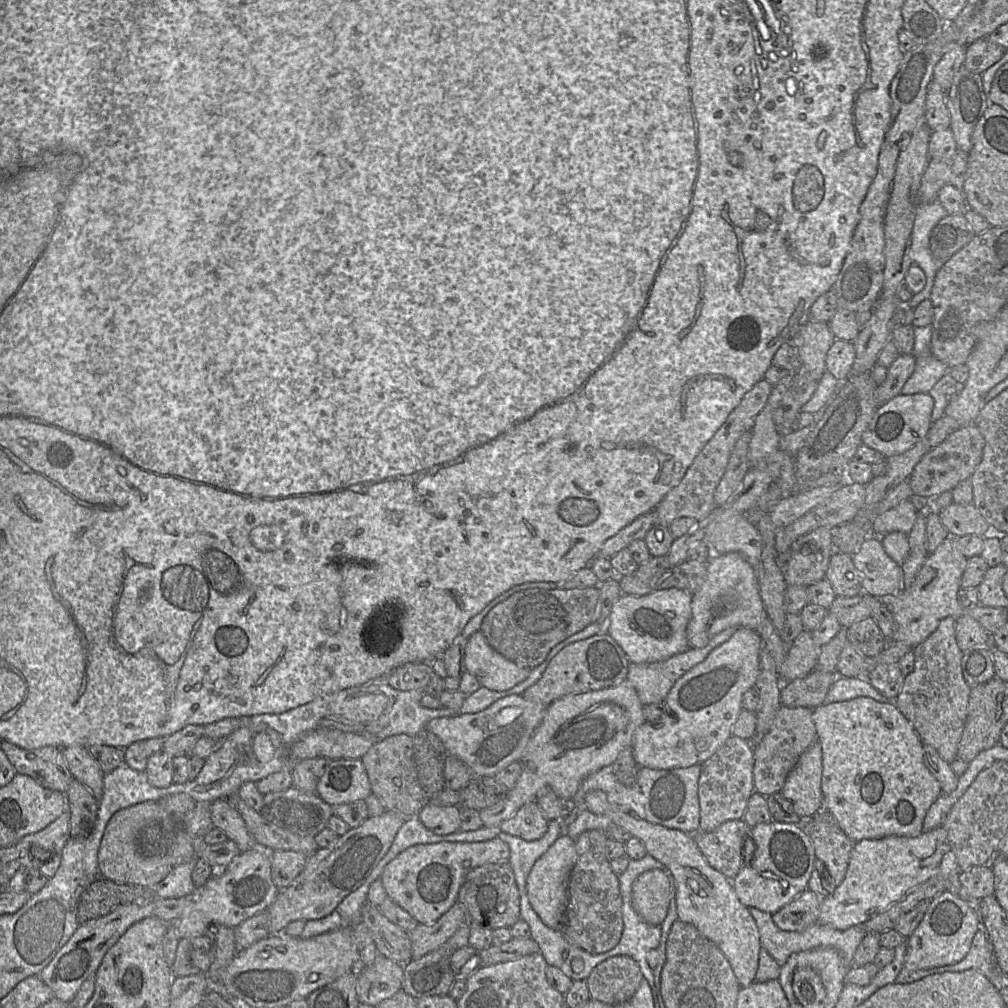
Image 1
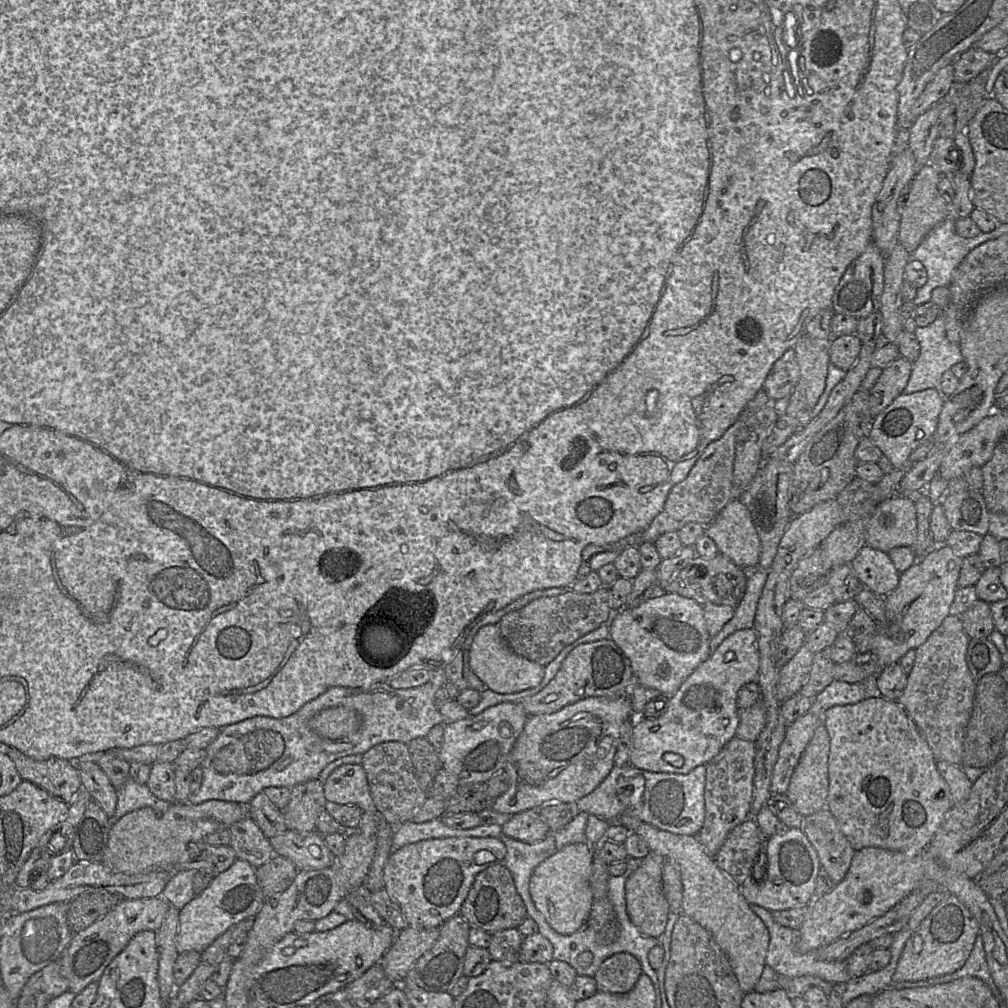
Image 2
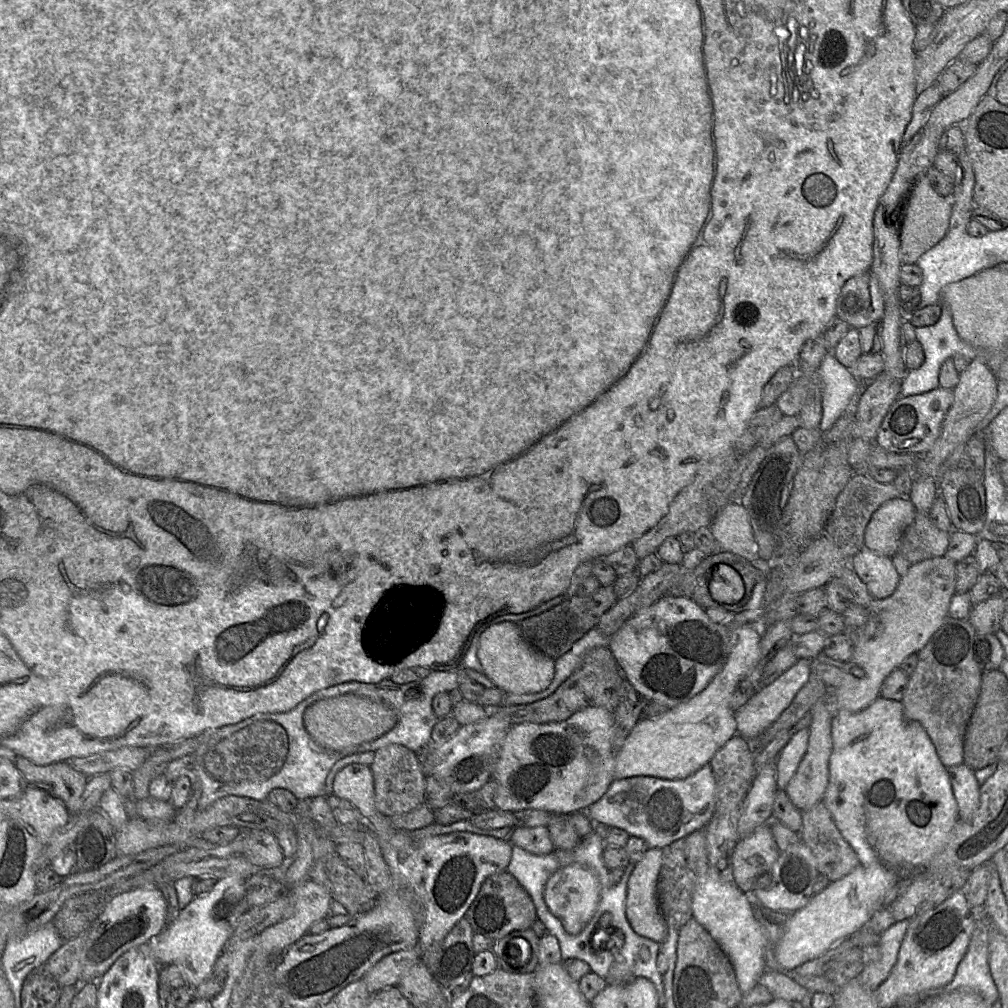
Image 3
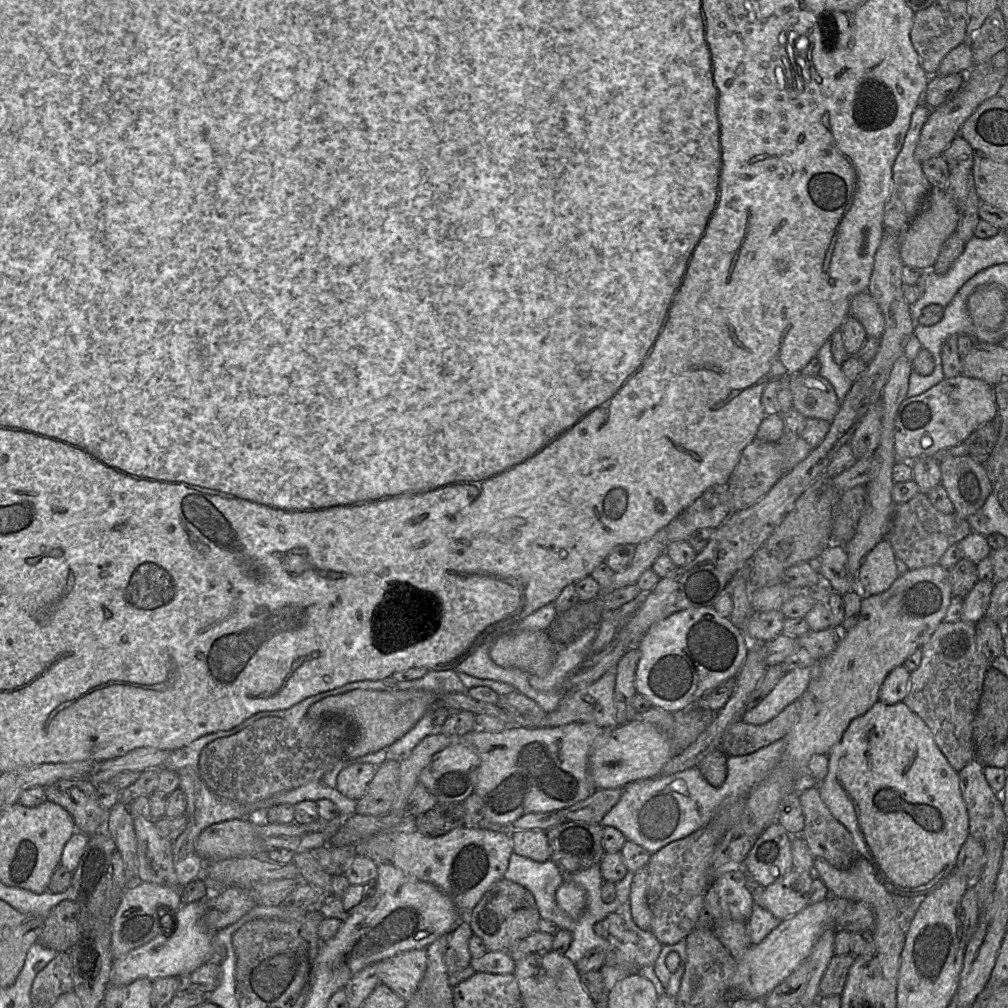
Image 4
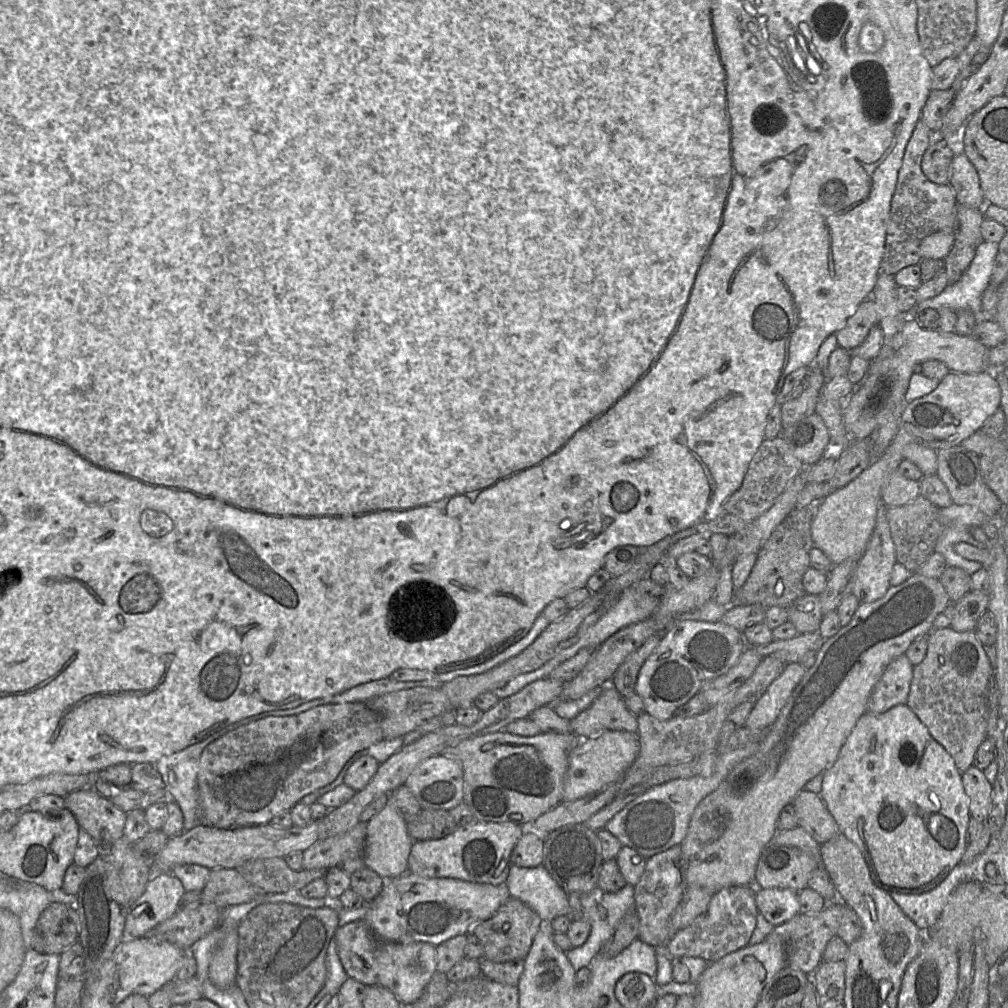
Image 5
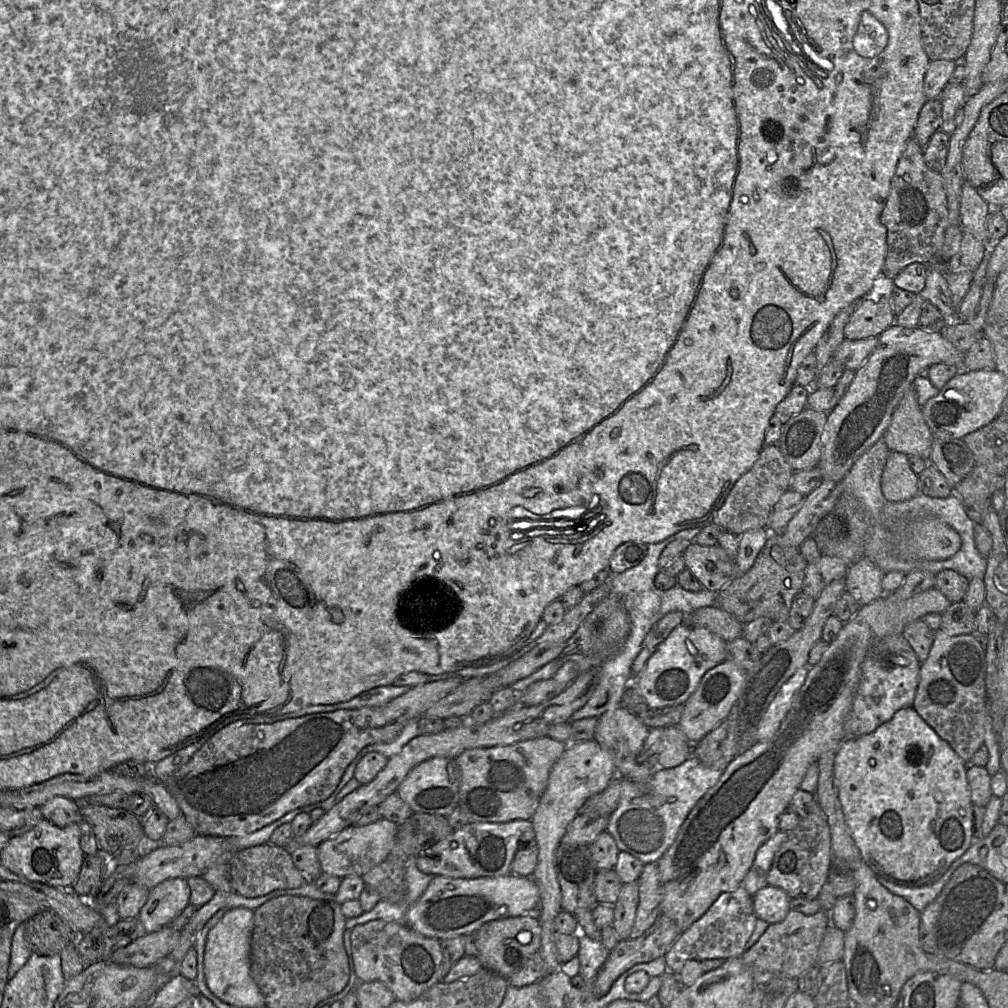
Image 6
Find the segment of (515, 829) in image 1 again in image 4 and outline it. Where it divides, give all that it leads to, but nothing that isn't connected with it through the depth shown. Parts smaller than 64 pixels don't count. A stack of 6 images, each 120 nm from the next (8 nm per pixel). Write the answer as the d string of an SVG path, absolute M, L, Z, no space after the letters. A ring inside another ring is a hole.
M511 830L513 852L537 862L550 859L550 846L544 830Z

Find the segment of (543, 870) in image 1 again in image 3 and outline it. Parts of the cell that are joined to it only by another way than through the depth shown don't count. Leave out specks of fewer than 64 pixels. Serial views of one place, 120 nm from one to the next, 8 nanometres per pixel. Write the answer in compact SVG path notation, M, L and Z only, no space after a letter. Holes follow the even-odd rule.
M572 863L557 869L547 880L544 900L551 913L559 919L565 931L571 935L580 933L594 915L599 899L601 884L589 868Z

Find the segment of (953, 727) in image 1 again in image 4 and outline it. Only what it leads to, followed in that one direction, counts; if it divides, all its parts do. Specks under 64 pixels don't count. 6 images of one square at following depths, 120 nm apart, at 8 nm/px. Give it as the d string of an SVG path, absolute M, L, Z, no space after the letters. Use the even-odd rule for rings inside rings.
M962 620L942 621L921 649L921 662L910 673L910 685L903 702L926 723L941 752L950 765L959 772L975 758L972 725L982 694L985 673L990 663L977 647L975 624Z

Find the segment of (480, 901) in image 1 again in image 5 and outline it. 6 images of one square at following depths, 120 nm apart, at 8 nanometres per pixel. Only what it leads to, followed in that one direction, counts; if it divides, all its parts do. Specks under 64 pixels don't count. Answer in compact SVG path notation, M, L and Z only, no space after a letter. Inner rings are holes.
M510 897L489 919L475 924L470 932L479 939L487 960L496 963L523 959L532 946L534 937L539 931L542 919L528 905L519 899Z

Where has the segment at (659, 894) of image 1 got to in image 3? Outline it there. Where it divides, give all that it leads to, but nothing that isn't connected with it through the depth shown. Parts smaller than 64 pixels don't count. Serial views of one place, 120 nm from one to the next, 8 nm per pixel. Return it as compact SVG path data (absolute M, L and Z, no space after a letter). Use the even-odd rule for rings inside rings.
M648 848L630 874L626 896L626 918L633 930L638 935L658 943L662 943L668 934L668 926L659 907L656 889L661 864L662 849Z

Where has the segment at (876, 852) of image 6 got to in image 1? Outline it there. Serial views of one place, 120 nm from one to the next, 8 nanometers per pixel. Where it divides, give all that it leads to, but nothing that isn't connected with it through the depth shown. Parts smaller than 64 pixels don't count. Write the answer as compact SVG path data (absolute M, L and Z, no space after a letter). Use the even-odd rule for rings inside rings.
M857 697L842 702L822 704L813 710L812 715L817 731L817 741L822 748L822 780L823 807L834 818L838 827L853 842L862 839L878 839L890 835L916 837L923 832L923 821L927 811L942 793L938 780L926 767L923 760L923 742L909 720L899 711L895 700L887 703L879 702L869 697Z

